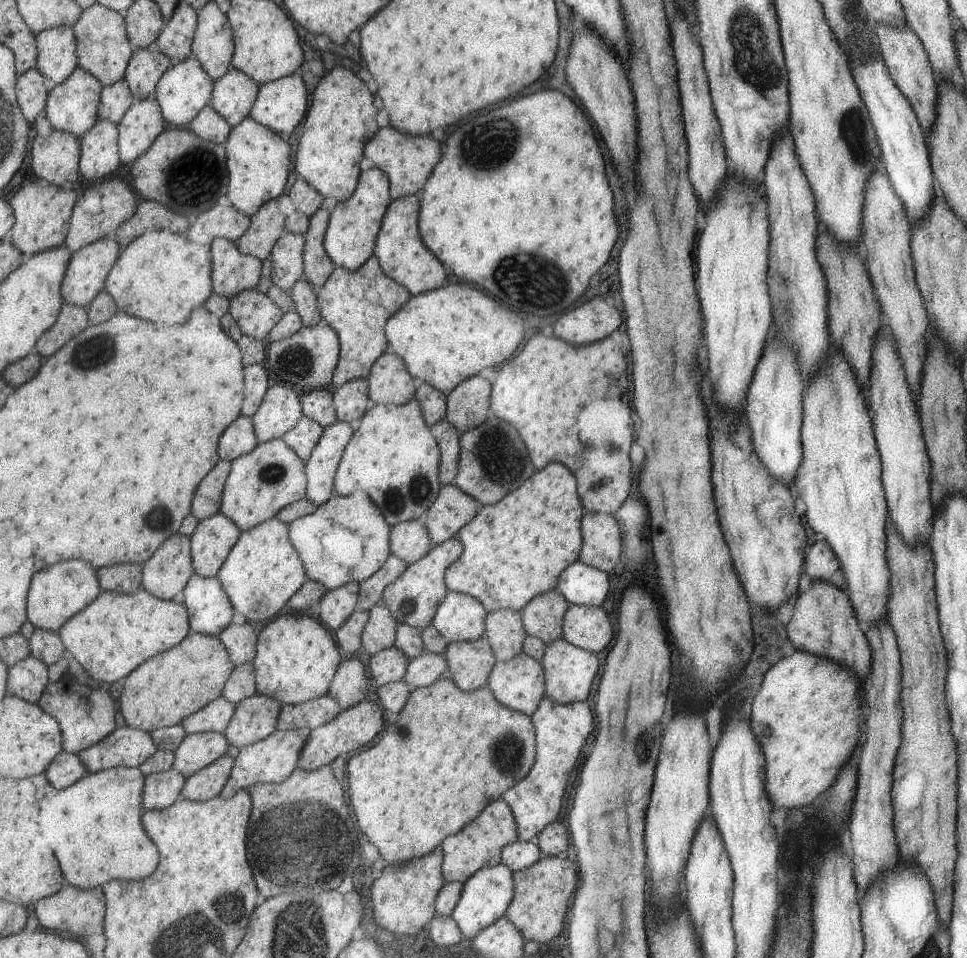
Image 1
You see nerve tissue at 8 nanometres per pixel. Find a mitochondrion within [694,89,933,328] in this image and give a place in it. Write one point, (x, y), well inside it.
(851, 125)

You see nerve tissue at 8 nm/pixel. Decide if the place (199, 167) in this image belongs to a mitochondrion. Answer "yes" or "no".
yes

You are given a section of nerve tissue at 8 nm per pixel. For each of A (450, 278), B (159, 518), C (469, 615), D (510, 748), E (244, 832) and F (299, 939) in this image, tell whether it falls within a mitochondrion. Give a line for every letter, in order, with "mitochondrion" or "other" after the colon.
A: other
B: mitochondrion
C: other
D: mitochondrion
E: mitochondrion
F: mitochondrion

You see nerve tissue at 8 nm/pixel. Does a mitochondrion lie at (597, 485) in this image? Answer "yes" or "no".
yes

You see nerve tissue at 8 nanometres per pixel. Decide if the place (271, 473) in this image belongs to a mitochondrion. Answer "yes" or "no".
yes

